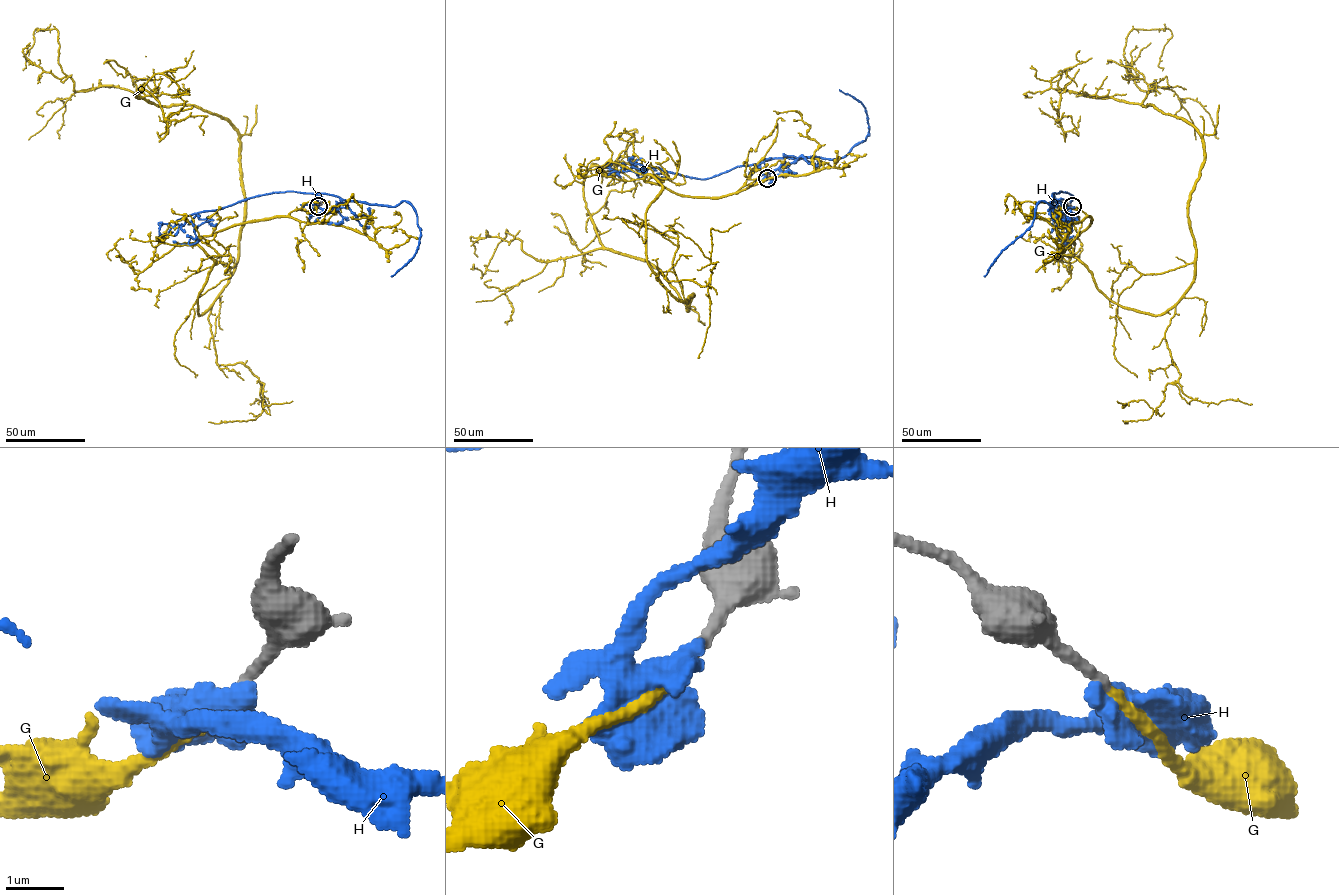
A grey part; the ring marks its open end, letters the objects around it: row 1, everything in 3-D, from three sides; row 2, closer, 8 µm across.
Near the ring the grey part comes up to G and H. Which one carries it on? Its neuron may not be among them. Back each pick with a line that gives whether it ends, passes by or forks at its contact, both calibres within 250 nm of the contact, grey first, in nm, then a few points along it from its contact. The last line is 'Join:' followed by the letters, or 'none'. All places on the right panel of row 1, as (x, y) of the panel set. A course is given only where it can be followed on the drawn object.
G: It ends there. Thickness 180 nm (grey) against 200 nm. Its course: (1072, 206), (1097, 287), (1154, 315), (1176, 303), (1204, 147), (1143, 105), (1133, 29), (1170, 30), (1162, 70)
Join: G

